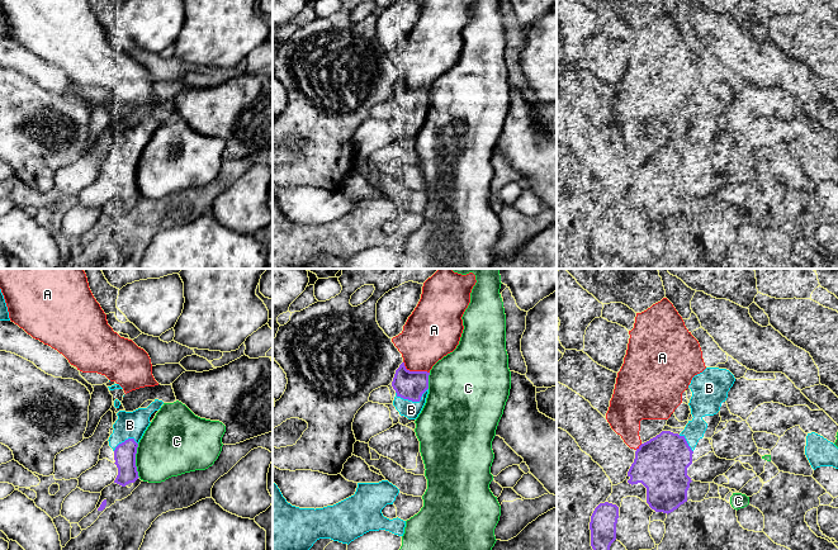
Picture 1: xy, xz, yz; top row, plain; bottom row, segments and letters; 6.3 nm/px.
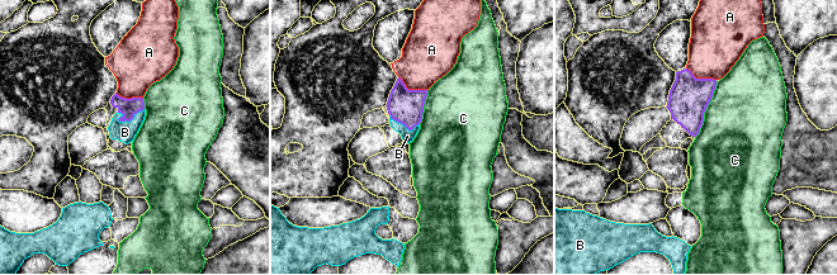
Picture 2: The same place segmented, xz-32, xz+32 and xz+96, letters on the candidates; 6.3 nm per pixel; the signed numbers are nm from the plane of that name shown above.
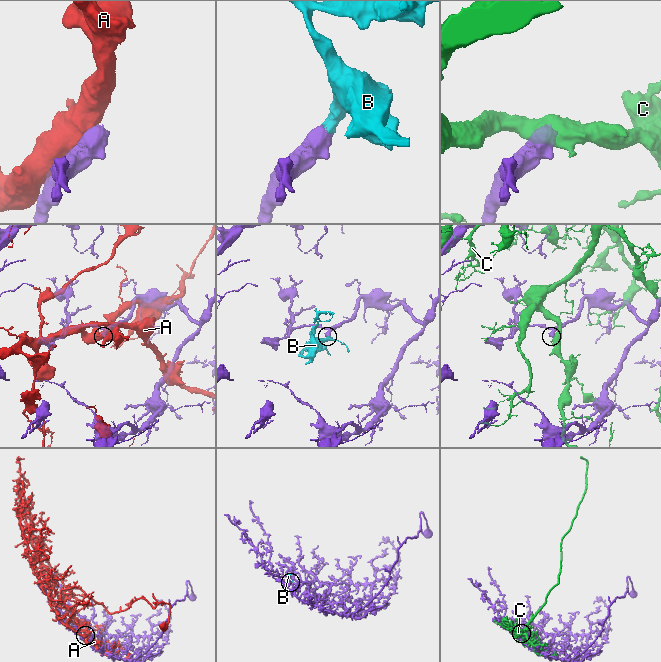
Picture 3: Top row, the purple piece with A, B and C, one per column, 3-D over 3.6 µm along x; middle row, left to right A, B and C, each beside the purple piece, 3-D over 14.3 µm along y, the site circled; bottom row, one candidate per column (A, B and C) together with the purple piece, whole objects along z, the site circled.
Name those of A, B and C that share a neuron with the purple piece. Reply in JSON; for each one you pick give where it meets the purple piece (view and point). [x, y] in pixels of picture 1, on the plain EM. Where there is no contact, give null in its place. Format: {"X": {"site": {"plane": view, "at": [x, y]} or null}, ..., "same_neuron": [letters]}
{"B": {"site": {"plane": "xz", "at": [413, 117]}}, "same_neuron": ["B"]}

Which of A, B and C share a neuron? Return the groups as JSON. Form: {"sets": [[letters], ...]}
{"sets": [["A"], ["B"], ["C"]]}

